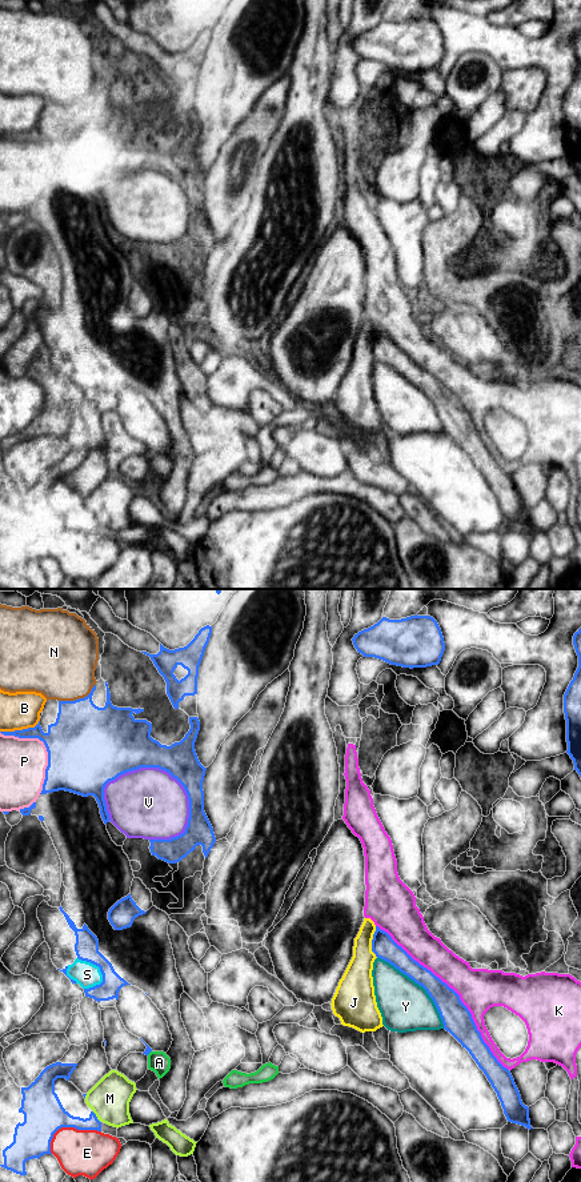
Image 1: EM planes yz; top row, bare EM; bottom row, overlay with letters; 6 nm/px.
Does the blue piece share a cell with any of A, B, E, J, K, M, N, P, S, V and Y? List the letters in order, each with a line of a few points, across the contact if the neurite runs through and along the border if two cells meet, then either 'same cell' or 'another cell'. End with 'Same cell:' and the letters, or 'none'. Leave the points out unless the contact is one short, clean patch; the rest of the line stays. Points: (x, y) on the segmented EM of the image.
A: line yz (151, 1050), (147, 1054); another cell
B: another cell
E: another cell
J: another cell
K: same cell
M: another cell
N: line yz (95, 684), (83, 697), (59, 701); another cell
P: another cell
S: another cell
V: another cell
Y: another cell
Same cell: K

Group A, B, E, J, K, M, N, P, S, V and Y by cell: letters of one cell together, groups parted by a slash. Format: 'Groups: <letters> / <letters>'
Groups: A / B / E / J / K / M / N / P / S / V / Y

